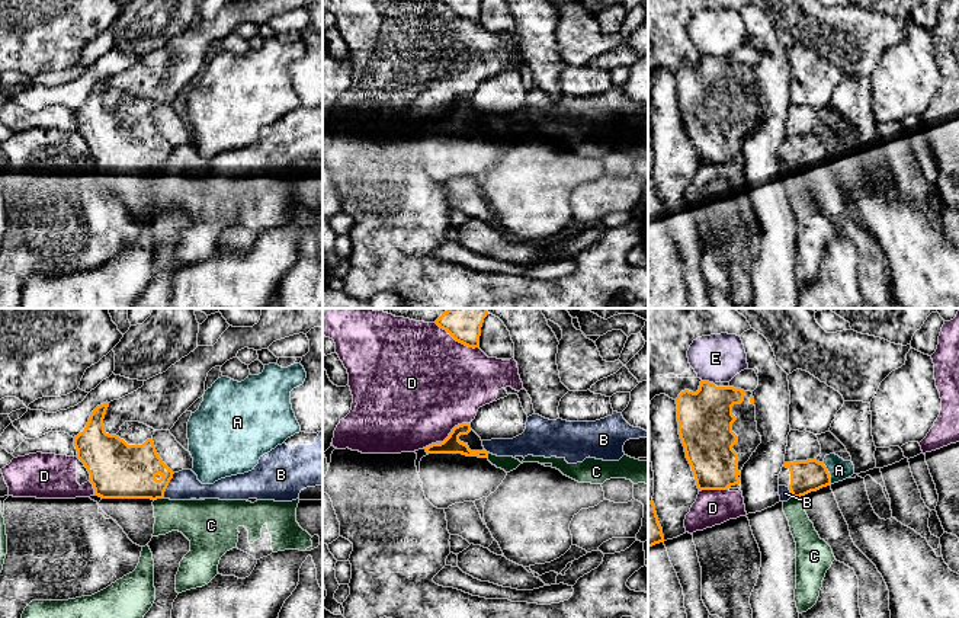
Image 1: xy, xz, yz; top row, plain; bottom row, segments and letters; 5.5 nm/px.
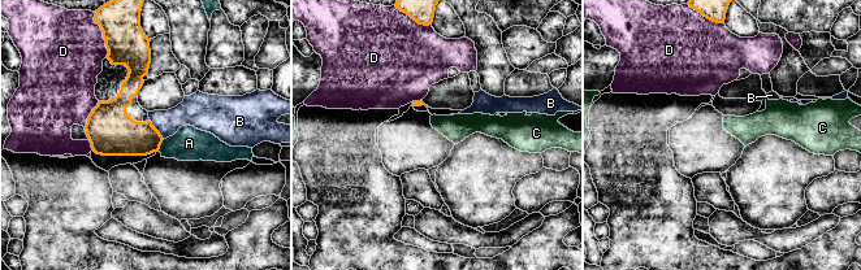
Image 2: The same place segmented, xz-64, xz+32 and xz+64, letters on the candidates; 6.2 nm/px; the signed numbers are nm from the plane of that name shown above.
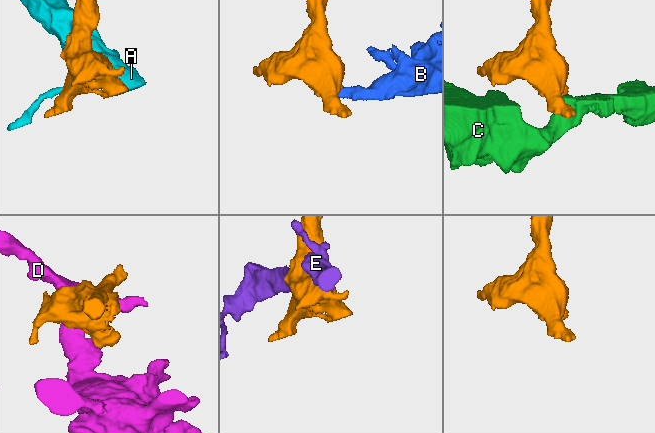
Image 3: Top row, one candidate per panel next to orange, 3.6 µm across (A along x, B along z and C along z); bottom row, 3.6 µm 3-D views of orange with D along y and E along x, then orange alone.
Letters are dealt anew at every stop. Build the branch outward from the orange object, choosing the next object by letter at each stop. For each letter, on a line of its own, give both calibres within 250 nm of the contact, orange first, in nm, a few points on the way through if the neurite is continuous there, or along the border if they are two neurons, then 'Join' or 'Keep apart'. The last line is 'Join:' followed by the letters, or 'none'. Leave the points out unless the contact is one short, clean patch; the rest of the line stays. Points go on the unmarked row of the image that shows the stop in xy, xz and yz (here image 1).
A: Thickness 180 nm (orange) against 120 nm. Boundary: yz (823, 137), (831, 157). Keep apart
B: Thickness 300 nm (orange) against 160 nm. Boundary: xy (175, 147), (163, 170). Keep apart
C: Thickness 300 nm (orange) against 220 nm. Boundary: xy (163, 170), (154, 175). Keep apart
D: Thickness 110 nm (orange) against 480 nm. Keep apart
E: Thickness 300 nm (orange) against 260 nm. Keep apart
Join: none

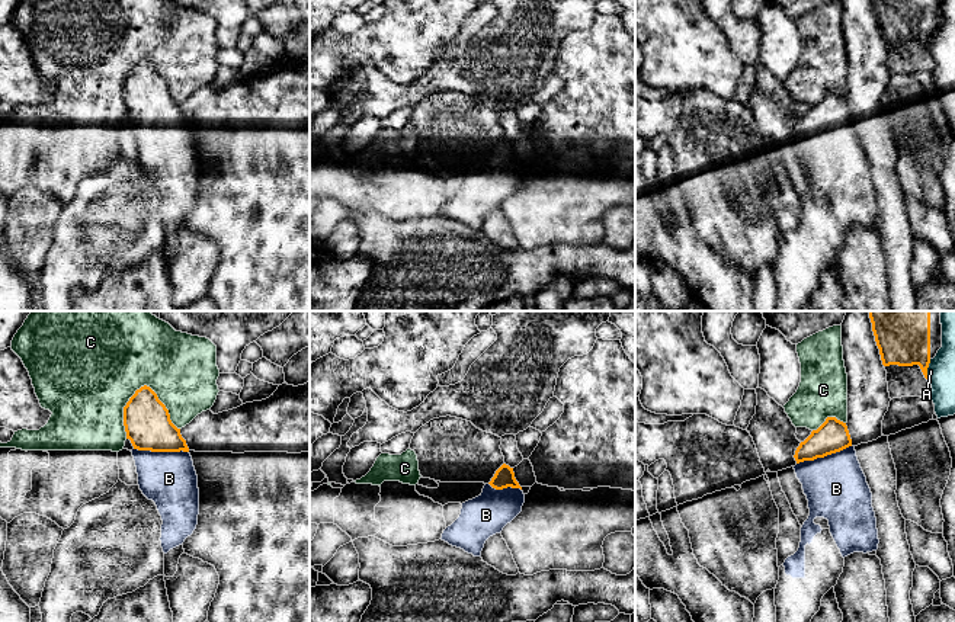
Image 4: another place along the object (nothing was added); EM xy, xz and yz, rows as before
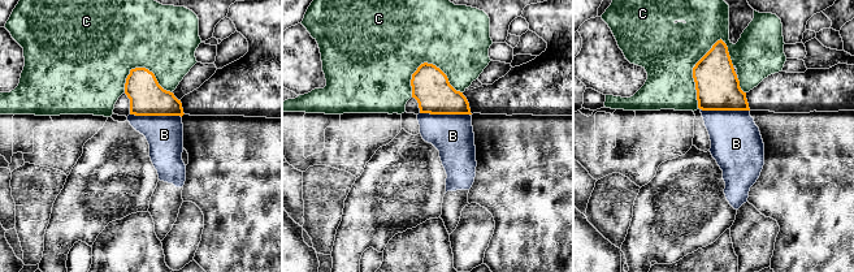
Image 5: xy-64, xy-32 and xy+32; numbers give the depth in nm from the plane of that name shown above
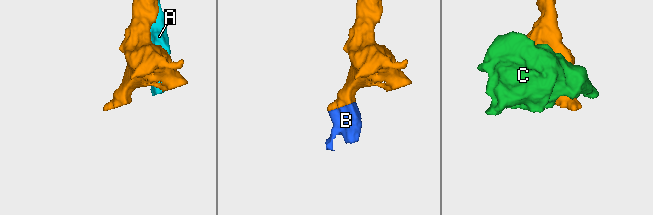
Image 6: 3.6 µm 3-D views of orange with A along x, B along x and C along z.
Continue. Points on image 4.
A: Thickness 220 nm (orange) against 160 nm. Keep apart
B: Thickness 260 nm (orange) against 300 nm. Join
C: Thickness 260 nm (orange) against 380 nm. Keep apart
Join: B

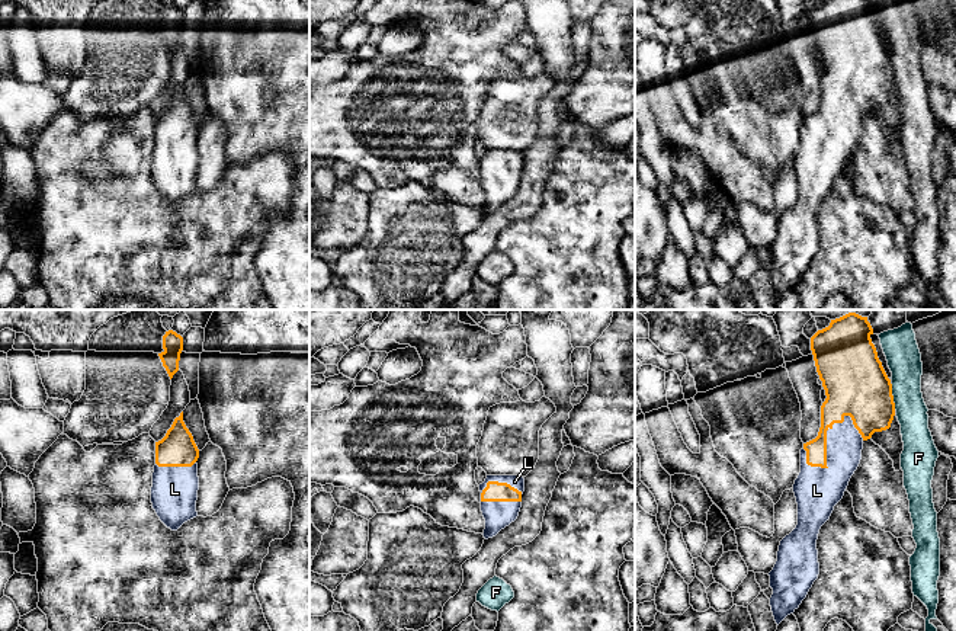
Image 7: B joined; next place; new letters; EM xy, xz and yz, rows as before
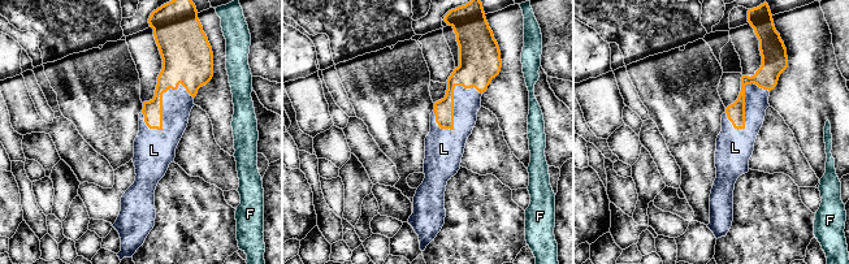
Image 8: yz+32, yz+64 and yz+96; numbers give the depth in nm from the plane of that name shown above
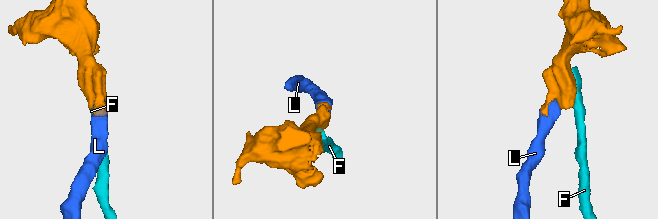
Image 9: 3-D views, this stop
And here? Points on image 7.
F: Thickness 360 nm (orange) against 190 nm. Keep apart
L: Thickness 200 nm (orange) against 200 nm. Path across: yz (844, 70), (844, 87), (825, 111), (844, 118). Join
Join: L

